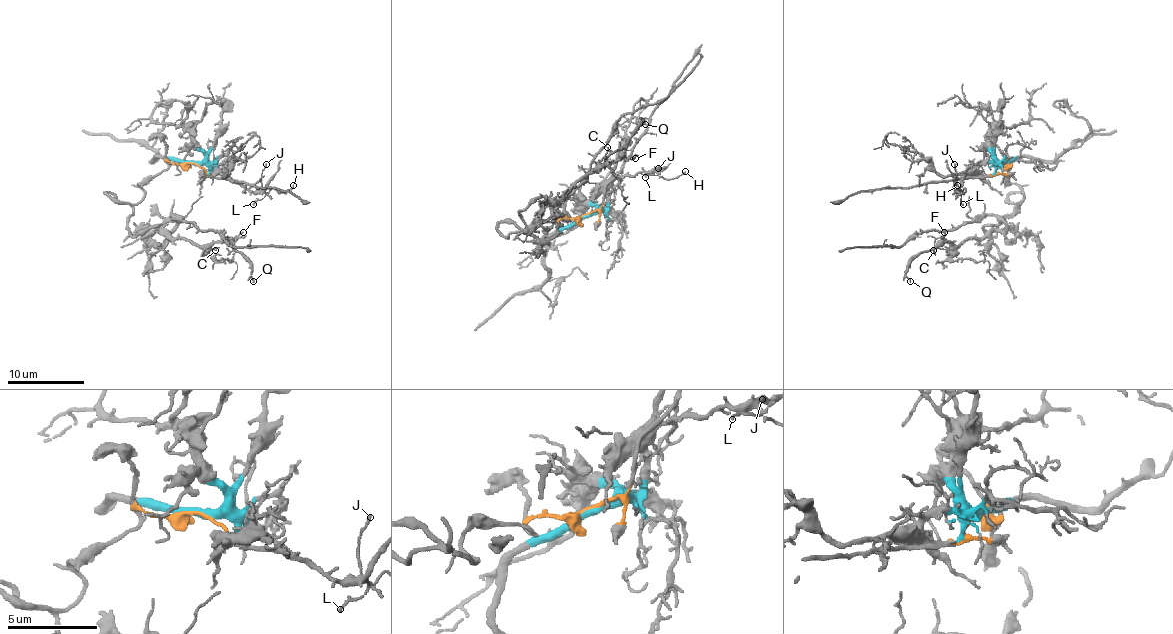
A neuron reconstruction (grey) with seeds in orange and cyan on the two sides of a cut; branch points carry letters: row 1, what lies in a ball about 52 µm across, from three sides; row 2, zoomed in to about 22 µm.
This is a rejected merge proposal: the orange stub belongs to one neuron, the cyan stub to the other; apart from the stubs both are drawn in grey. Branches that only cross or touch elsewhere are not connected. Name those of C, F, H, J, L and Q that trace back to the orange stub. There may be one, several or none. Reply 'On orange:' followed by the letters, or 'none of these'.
On orange: C, F, Q

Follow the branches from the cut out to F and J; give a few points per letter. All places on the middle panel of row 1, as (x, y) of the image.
F: (583, 215), (535, 223), (535, 238), (520, 217), (539, 198), (554, 205), (599, 169), (635, 157)
J: (583, 217), (595, 215), (606, 205), (606, 198), (622, 176), (658, 169)

